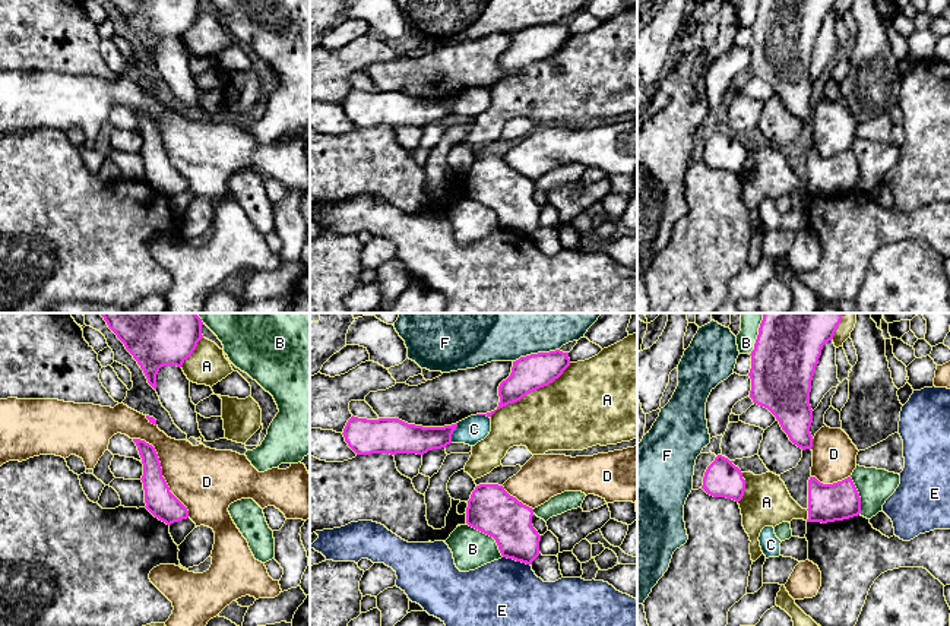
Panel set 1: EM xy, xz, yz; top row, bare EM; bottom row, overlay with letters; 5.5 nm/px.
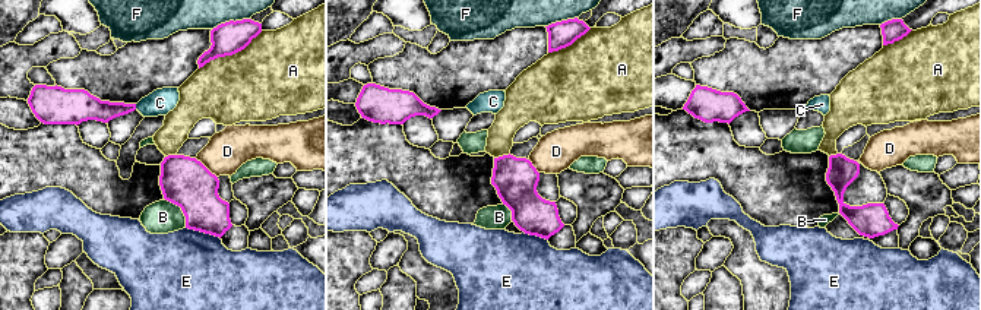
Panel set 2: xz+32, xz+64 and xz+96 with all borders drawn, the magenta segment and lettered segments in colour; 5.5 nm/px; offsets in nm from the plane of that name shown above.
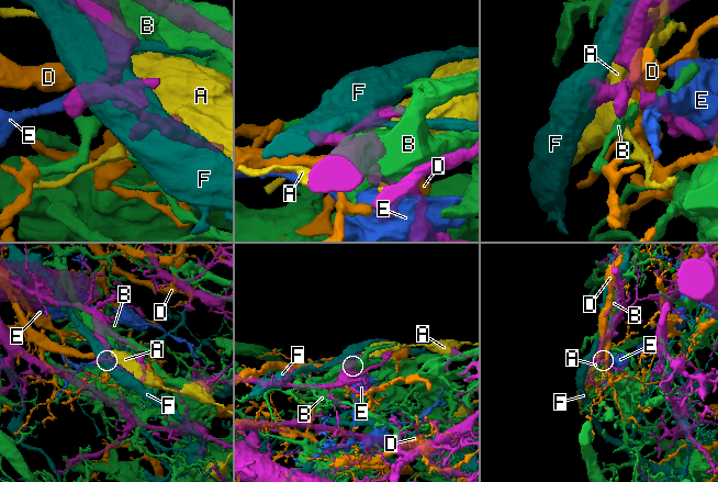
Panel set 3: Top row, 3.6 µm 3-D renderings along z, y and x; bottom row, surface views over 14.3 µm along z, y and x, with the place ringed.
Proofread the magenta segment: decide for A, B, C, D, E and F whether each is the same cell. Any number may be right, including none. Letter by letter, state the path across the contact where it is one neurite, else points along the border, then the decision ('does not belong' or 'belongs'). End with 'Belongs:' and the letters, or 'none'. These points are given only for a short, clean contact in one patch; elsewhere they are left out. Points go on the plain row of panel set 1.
A: does not belong
B: does not belong
C: border xz (458, 95), (450, 114); does not belong
D: does not belong
E: does not belong
F: does not belong
Belongs: none

